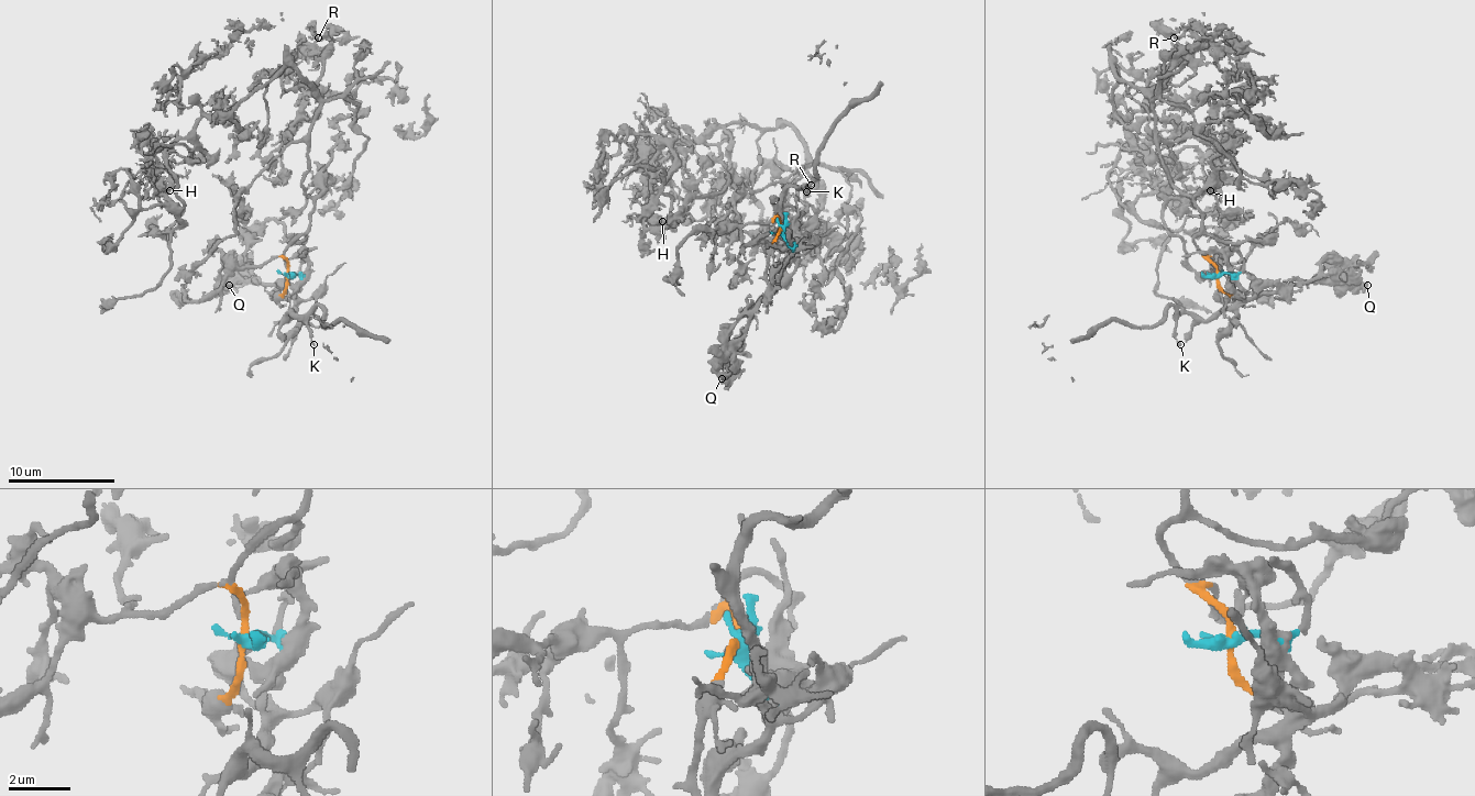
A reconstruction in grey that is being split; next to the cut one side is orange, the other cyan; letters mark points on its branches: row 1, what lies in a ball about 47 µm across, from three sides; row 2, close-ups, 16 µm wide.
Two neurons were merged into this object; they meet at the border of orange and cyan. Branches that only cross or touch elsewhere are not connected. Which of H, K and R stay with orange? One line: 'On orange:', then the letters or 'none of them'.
On orange: H, R

